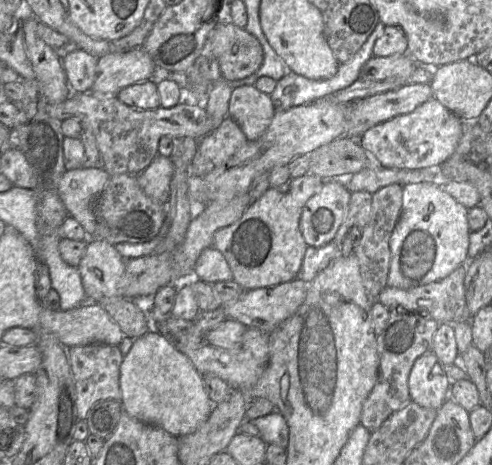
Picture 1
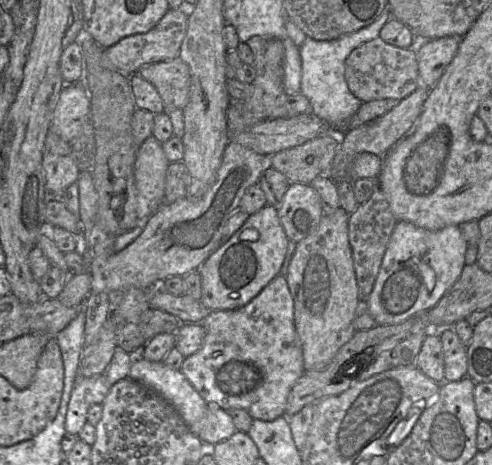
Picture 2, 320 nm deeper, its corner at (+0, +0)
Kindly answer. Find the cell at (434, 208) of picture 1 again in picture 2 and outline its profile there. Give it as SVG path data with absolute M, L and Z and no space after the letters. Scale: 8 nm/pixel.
M398 221L367 300L377 325L400 324L432 309L460 277L468 243L457 225L432 231Z

